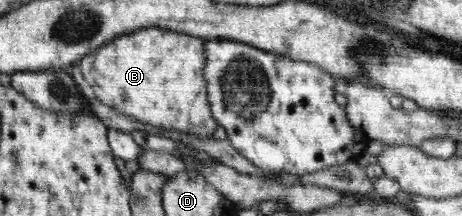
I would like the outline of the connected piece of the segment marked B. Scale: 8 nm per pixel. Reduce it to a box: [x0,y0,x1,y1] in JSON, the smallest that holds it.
[78,27,218,140]

